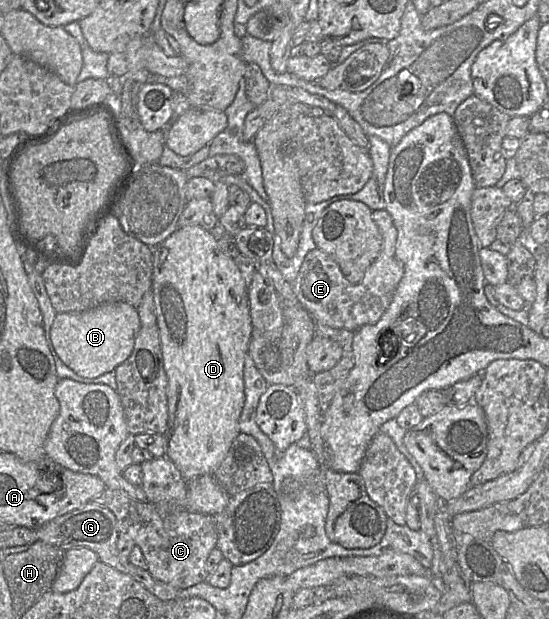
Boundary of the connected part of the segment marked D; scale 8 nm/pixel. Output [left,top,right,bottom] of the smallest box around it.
[152,226,253,481]

